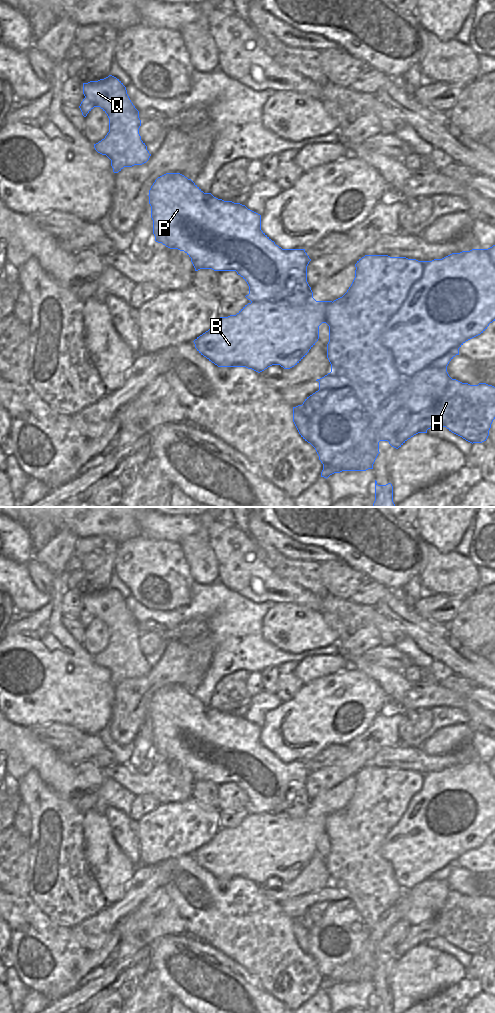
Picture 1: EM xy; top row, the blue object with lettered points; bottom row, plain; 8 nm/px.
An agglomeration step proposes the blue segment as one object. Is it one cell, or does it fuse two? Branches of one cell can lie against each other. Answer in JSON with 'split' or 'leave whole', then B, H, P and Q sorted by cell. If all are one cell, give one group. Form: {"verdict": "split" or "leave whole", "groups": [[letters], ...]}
{"verdict": "split", "groups": [["B", "P", "Q"], ["H"]]}

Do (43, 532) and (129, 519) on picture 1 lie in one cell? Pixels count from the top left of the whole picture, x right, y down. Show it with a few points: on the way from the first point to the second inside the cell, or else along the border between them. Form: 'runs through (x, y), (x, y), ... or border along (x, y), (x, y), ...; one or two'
runs through (64, 520), (108, 519); one

